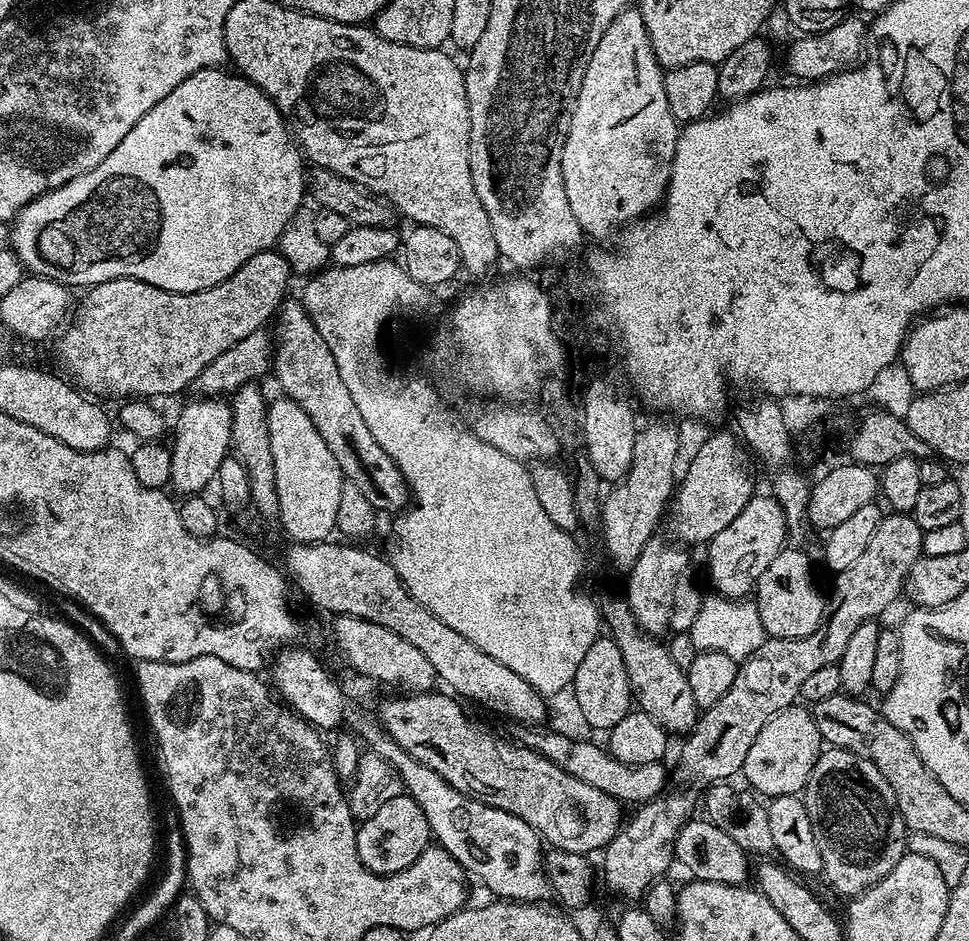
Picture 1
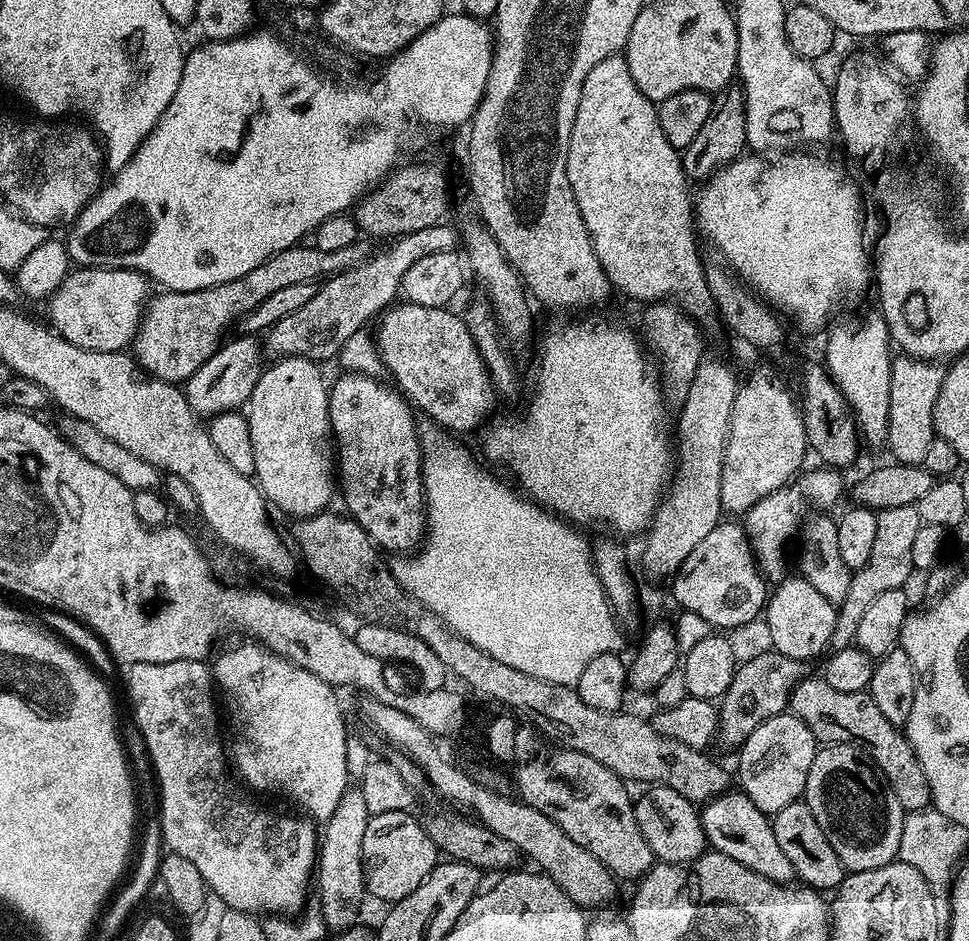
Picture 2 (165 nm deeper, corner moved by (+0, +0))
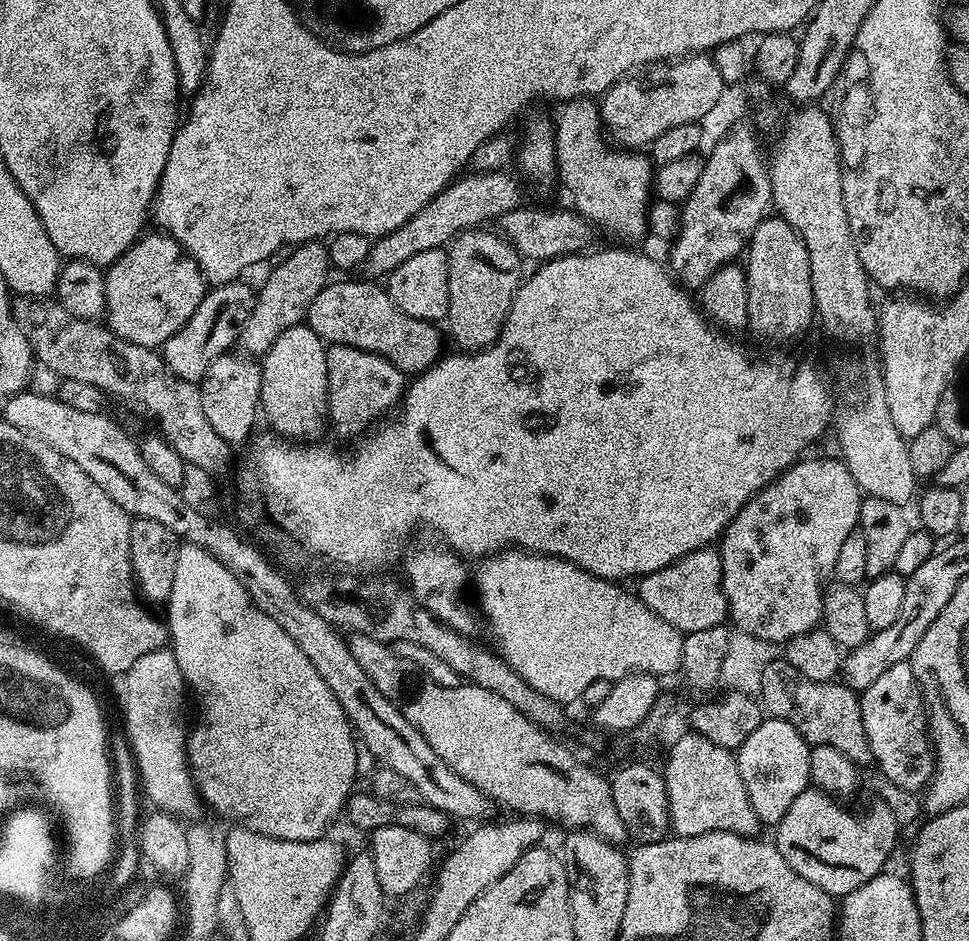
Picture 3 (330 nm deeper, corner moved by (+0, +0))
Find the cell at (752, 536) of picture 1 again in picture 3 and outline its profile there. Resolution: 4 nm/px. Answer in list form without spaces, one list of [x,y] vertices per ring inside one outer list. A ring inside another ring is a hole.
[[[715,547],[699,548],[662,570],[639,577],[640,601],[658,618],[666,618],[679,632],[689,633],[723,625],[729,619],[728,599],[722,586],[722,562]]]

